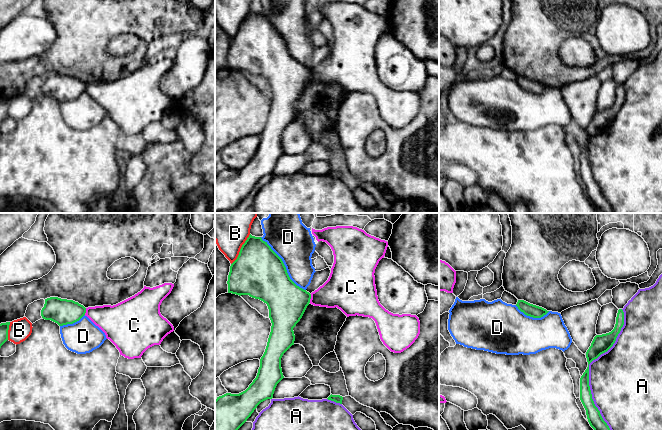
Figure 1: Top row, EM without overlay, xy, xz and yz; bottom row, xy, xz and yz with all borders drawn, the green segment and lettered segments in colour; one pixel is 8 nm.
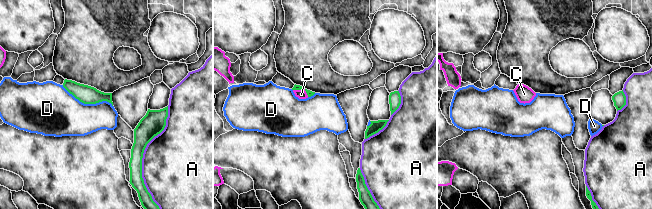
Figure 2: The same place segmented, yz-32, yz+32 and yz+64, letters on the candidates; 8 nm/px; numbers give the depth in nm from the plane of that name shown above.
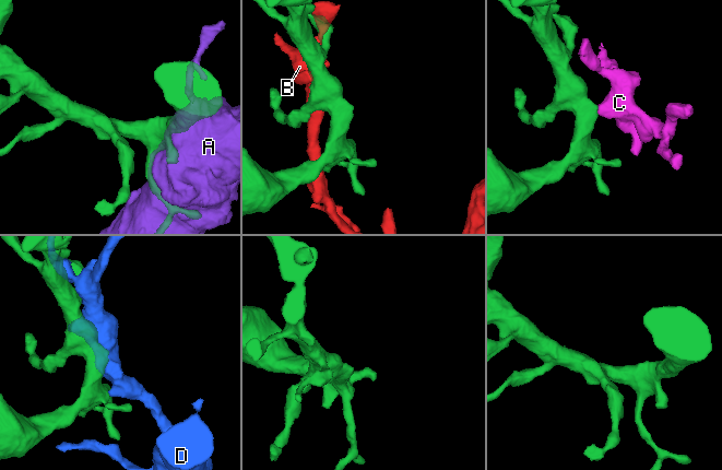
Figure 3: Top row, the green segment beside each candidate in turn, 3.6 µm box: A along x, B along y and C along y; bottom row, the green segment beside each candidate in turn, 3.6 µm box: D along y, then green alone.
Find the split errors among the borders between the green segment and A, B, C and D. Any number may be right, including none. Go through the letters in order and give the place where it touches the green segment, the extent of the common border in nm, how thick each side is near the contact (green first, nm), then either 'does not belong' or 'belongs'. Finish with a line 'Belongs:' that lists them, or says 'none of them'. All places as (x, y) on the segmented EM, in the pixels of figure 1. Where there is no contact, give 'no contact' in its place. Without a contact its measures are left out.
A: yz (588, 367) | 950 nm | 140/460 nm | does not belong
B: xz (240, 249) | 300 nm | 400/360 nm | does not belong
C: xz (310, 298) | 70 nm | 320/280 nm | does not belong
D: xz (284, 265) | 550 nm | 400/320 nm | does not belong
Belongs: none of them

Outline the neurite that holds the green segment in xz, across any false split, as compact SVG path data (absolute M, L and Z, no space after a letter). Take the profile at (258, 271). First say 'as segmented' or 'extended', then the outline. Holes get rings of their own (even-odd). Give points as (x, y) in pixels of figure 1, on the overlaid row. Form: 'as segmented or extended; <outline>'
as segmented; M251 234L242 245L237 259L231 264L228 275L228 293L249 295L267 304L271 320L271 332L258 373L249 387L239 393L226 393L215 400L215 430L238 430L257 406L272 399L277 384L284 378L281 368L283 354L294 345L293 328L302 318L310 303L311 294L297 286L289 277L282 259L261 237Z

